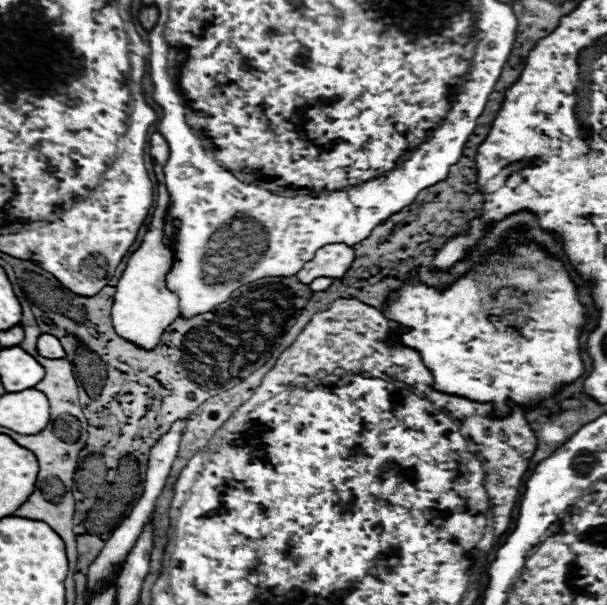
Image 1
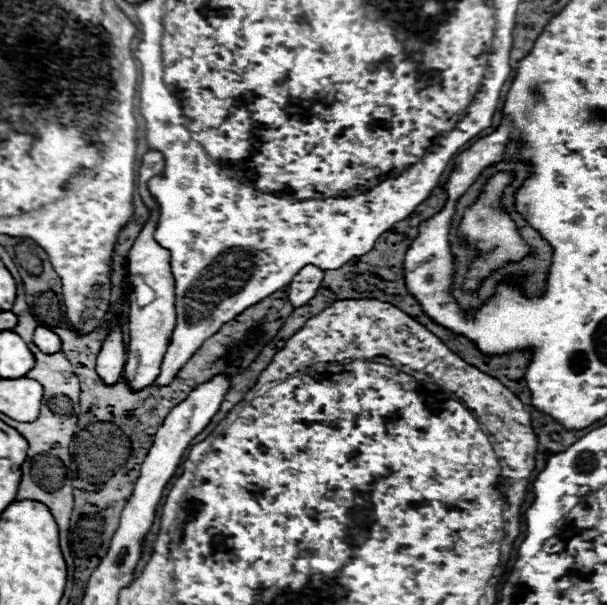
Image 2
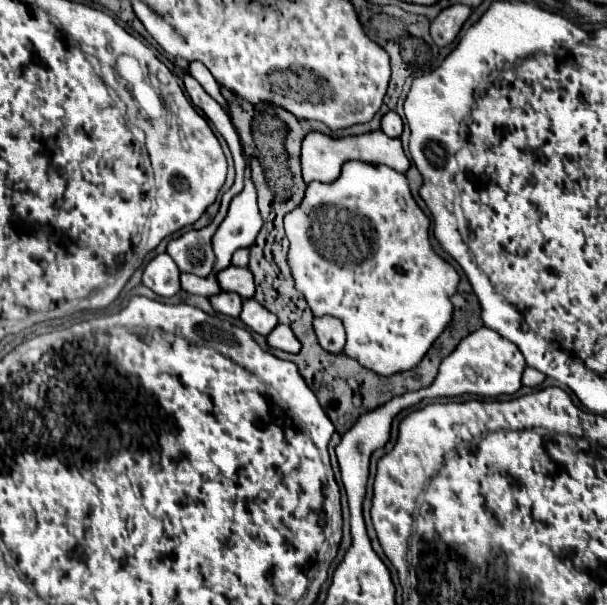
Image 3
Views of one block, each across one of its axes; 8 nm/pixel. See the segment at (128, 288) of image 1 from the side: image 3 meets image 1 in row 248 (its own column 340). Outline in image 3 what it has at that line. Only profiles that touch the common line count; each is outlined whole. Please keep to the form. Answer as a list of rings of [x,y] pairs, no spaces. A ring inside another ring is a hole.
[[[380,130],[368,132],[368,134],[360,134],[360,136],[344,136],[344,138],[334,138],[328,136],[324,132],[310,132],[304,142],[302,142],[302,174],[304,174],[304,182],[334,182],[340,176],[342,164],[348,160],[360,160],[360,162],[368,162],[368,164],[384,164],[394,168],[396,172],[406,172],[410,166],[410,160],[406,158],[404,150],[402,150],[402,142],[400,138],[390,138]]]

